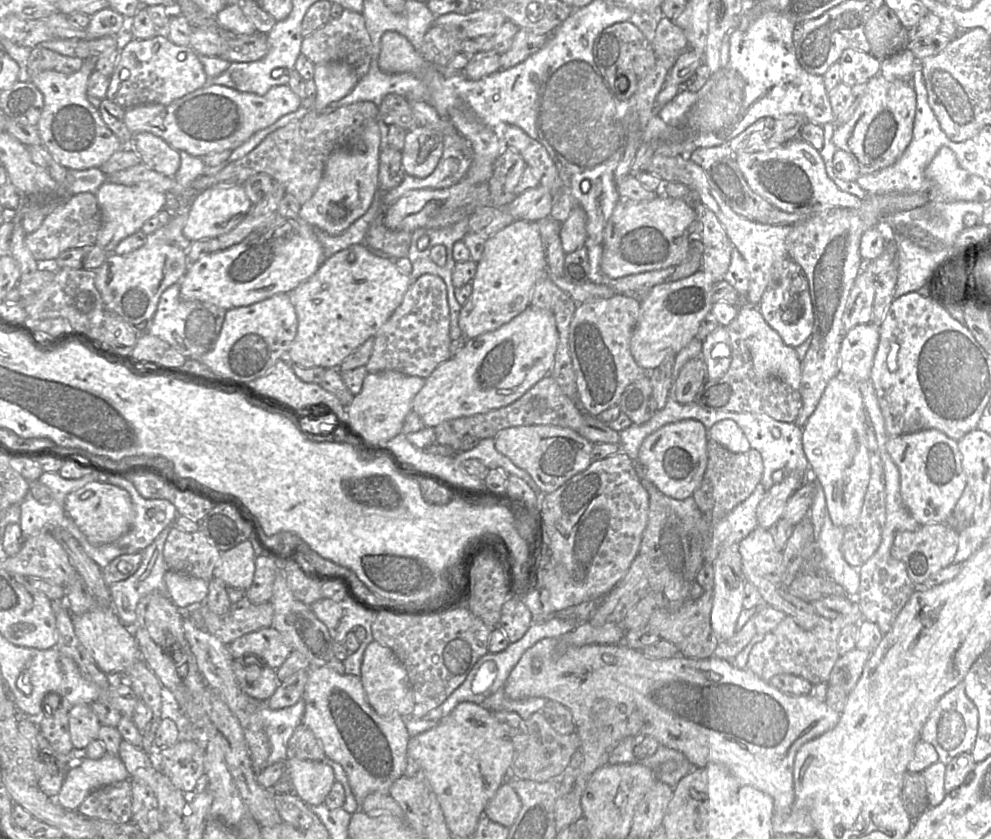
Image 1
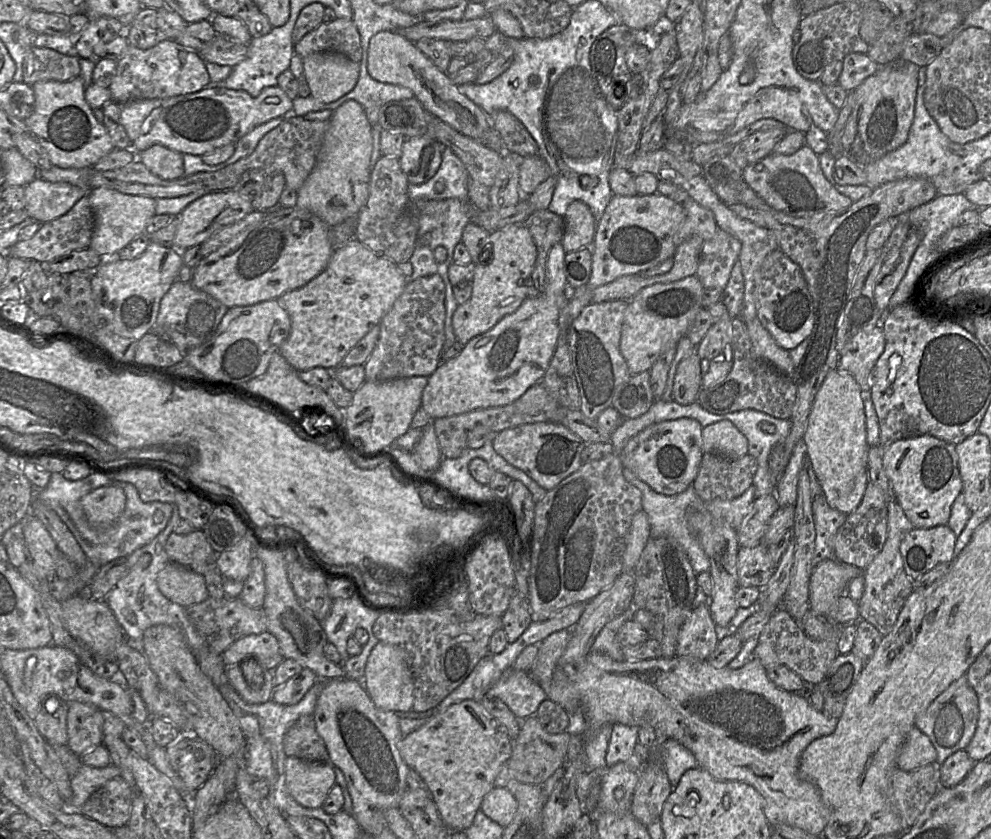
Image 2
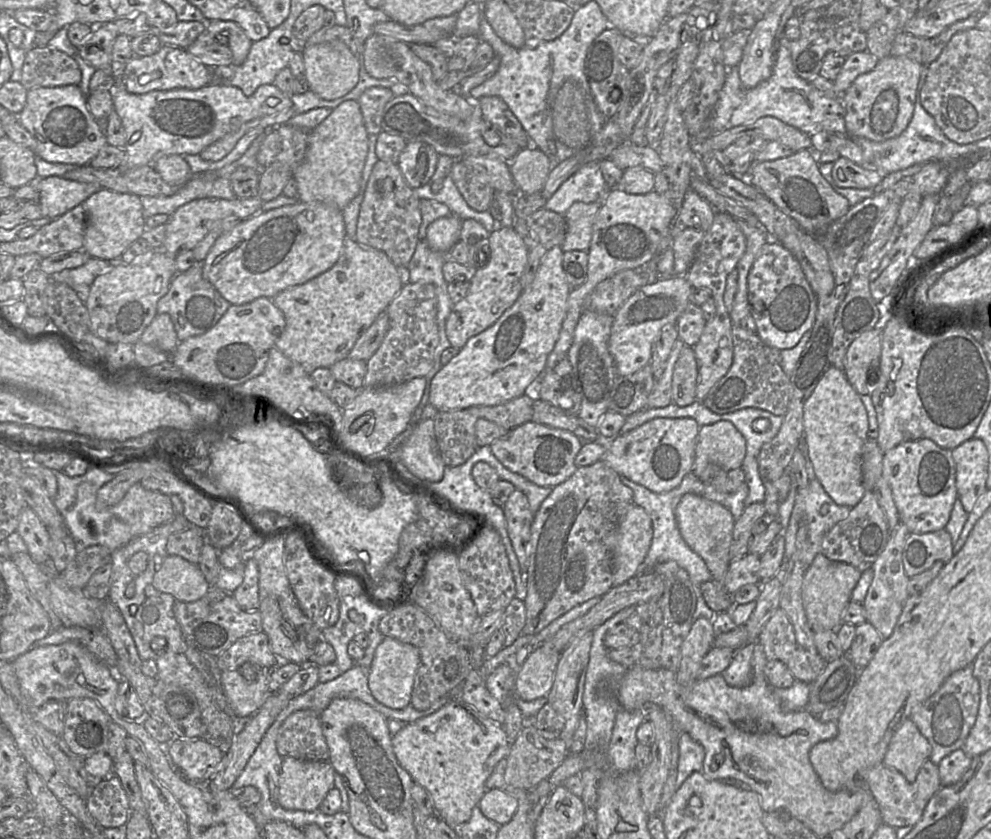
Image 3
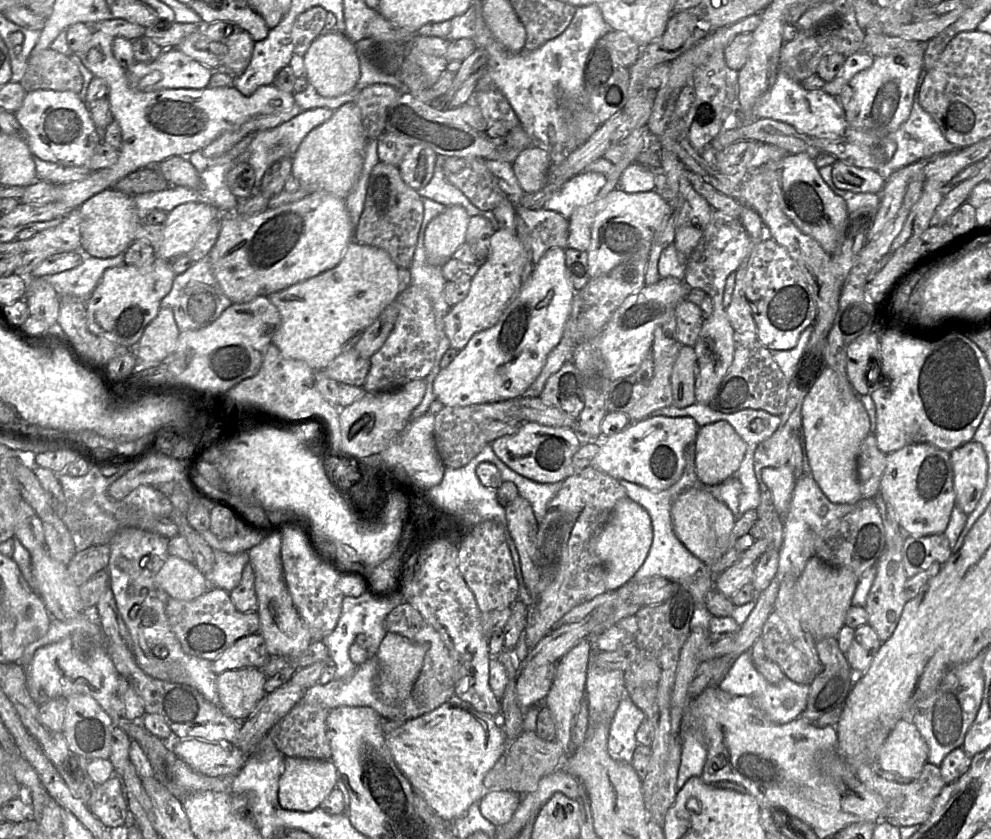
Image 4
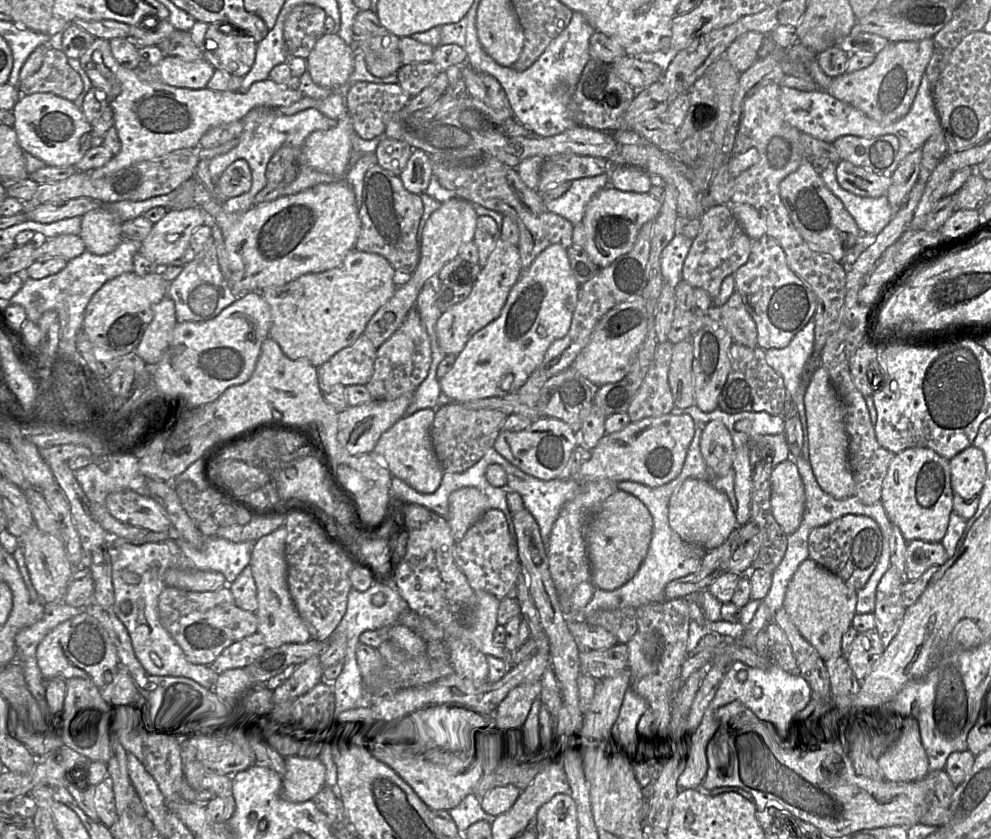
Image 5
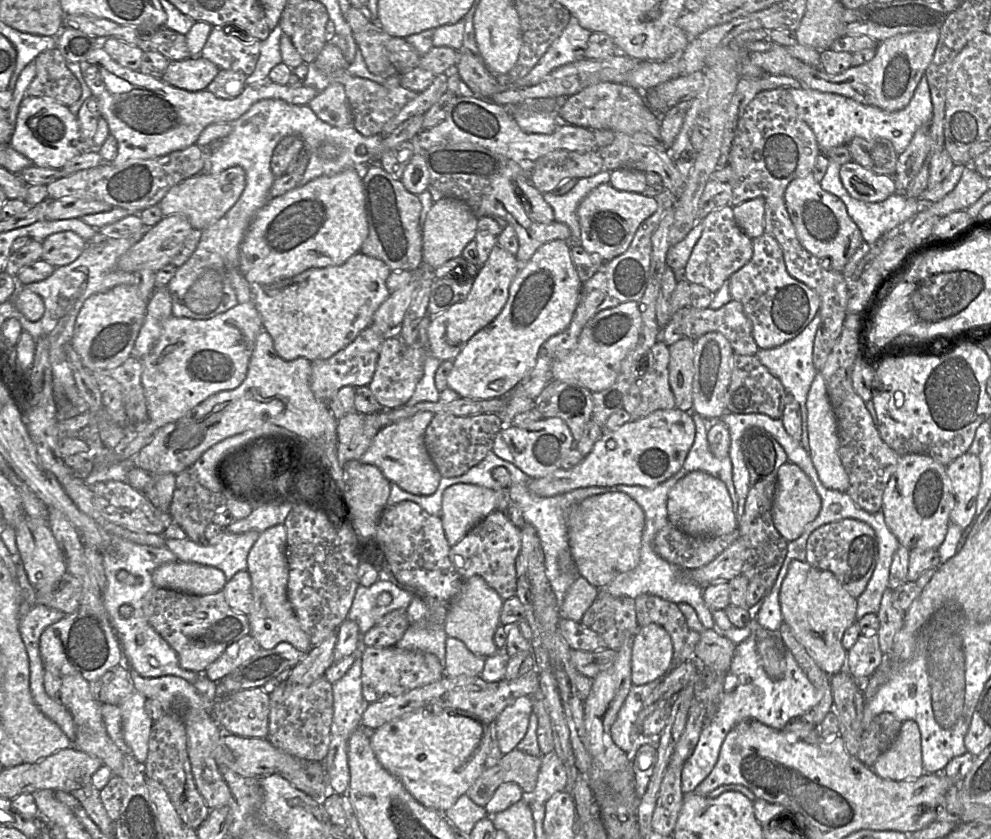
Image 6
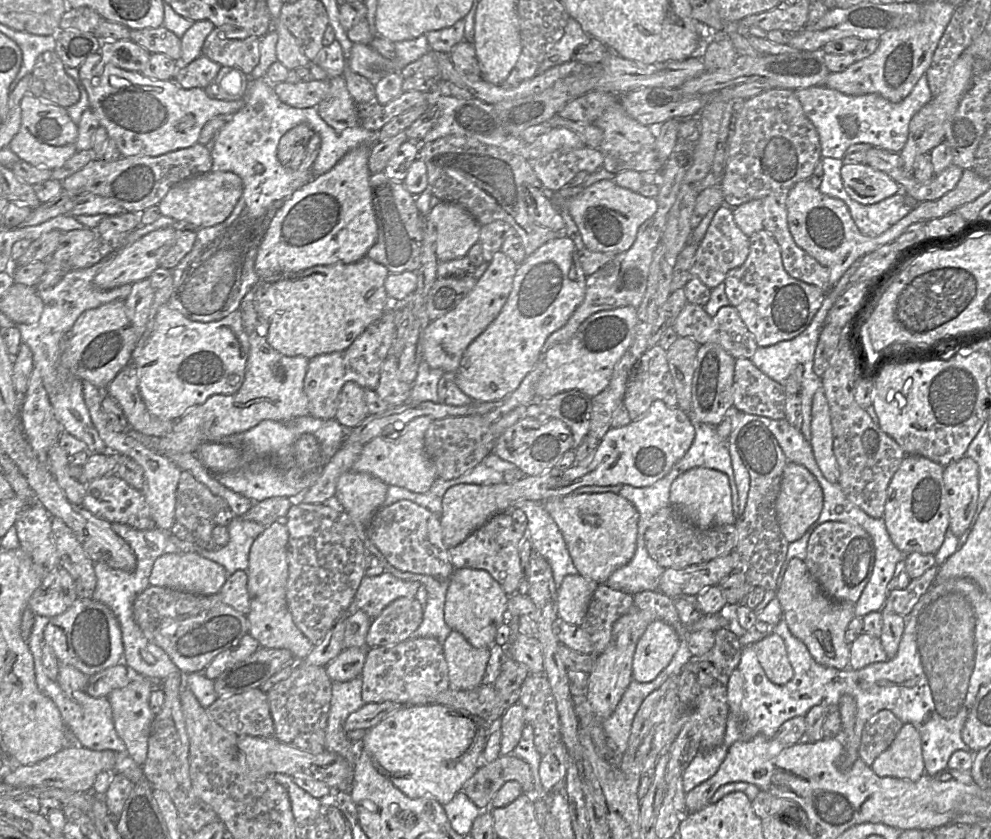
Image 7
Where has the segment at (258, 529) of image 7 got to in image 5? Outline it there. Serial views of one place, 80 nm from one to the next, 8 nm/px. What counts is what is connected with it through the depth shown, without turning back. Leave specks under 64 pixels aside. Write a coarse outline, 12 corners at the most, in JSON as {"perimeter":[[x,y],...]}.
{"perimeter":[[206,537],[201,548],[174,540],[197,570],[227,585],[250,564],[253,541]]}

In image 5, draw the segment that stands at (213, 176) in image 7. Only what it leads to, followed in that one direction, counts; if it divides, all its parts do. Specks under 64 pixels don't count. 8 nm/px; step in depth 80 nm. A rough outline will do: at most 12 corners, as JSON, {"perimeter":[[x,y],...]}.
{"perimeter":[[244,159],[225,169],[215,185],[224,200],[248,192],[252,173]]}

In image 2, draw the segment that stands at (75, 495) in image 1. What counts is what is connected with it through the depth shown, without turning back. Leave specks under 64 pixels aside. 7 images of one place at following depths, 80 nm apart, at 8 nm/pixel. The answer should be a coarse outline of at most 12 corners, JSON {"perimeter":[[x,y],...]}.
{"perimeter":[[120,485],[102,486],[81,505],[93,526],[108,527],[122,515]]}

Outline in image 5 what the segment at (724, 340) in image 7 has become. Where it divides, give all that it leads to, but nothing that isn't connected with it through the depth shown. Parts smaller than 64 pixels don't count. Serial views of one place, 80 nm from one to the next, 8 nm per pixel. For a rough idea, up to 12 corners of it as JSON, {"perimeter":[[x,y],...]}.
{"perimeter":[[737,291],[722,306],[694,310],[692,335],[722,326],[736,343],[758,346],[756,324]]}

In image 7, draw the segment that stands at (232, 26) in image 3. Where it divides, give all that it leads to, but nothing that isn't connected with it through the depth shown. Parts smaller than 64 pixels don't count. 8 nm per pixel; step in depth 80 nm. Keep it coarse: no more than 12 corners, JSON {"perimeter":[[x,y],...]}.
{"perimeter":[[215,27],[202,55],[250,75],[261,38],[228,38]]}

